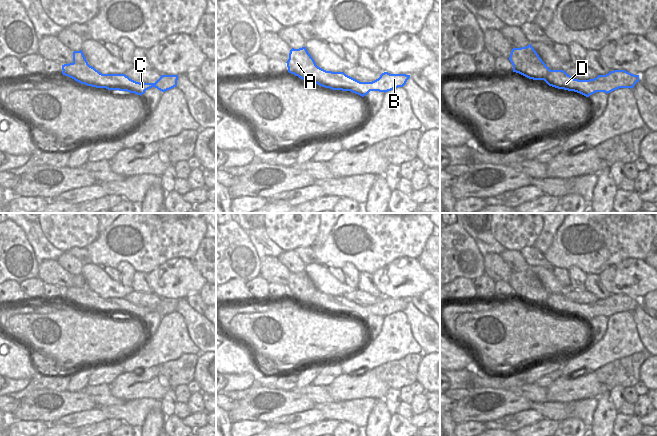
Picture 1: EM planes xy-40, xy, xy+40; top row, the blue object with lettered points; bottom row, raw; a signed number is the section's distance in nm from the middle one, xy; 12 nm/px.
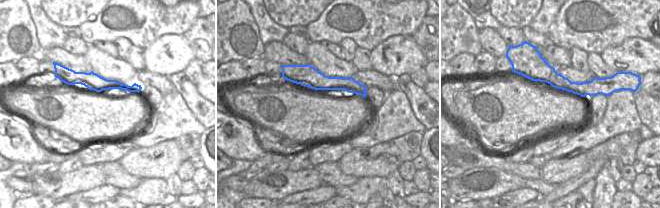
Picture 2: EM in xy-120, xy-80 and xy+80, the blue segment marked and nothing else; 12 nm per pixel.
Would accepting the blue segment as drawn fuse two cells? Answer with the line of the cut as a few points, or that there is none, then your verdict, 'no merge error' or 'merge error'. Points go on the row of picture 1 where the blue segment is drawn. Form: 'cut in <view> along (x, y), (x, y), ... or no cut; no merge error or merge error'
cut in xy along (317, 66), (310, 74), (301, 74), (295, 70), (291, 73); merge error

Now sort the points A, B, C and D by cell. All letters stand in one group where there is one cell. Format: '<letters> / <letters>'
A / B C D

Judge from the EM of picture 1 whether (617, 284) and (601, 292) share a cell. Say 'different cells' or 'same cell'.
different cells

